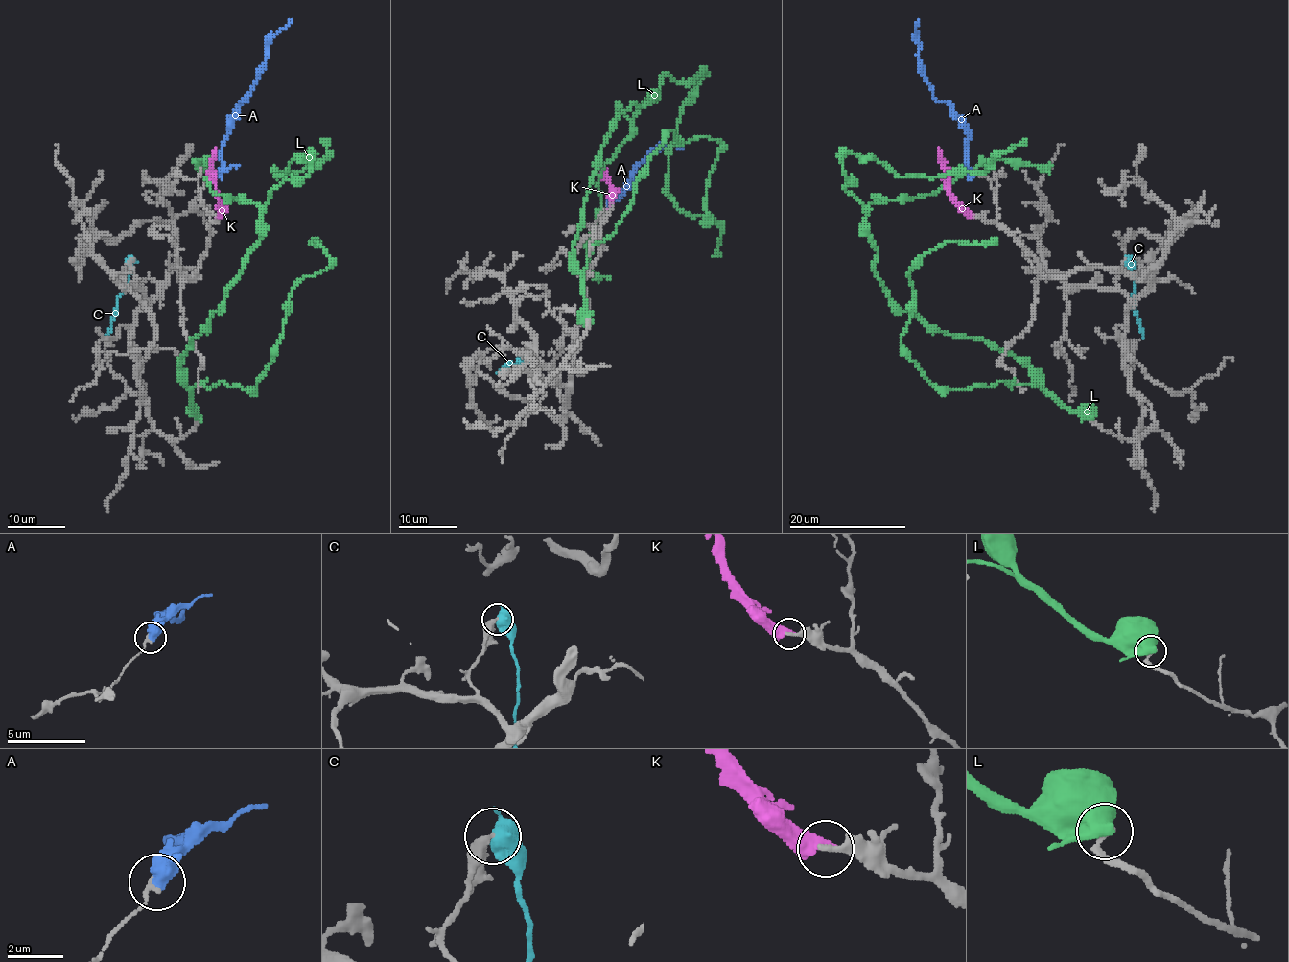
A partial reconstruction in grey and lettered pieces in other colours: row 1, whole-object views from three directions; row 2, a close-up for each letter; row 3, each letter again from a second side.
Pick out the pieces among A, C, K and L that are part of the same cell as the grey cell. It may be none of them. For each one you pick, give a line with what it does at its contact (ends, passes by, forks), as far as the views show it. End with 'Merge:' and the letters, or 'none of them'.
Merge: none of them

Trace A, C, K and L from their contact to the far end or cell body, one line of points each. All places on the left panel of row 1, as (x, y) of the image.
A: (218, 172), (222, 167), (220, 152), (228, 124), (266, 58), (266, 43), (291, 20)
C: (130, 261), (128, 281), (117, 298), (117, 307), (105, 337)
K: (220, 217), (213, 175), (215, 149)
L: (198, 416), (181, 357), (260, 236), (269, 194), (311, 157), (276, 172), (318, 163), (321, 139)

